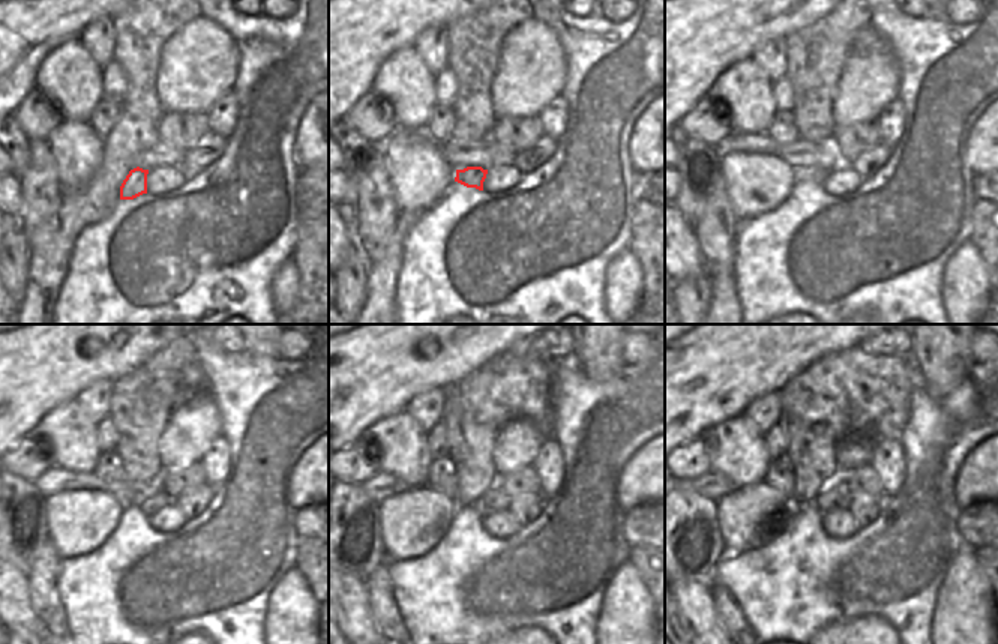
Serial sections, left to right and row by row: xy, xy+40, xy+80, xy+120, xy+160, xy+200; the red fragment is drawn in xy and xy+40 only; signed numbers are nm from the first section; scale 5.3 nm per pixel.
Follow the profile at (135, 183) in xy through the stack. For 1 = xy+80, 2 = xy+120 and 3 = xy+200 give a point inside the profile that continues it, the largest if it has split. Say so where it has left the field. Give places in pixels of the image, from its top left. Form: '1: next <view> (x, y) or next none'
1: next xy+80 (817, 174)
2: next xy+120 (149, 505)
3: next xy+200 (835, 496)

